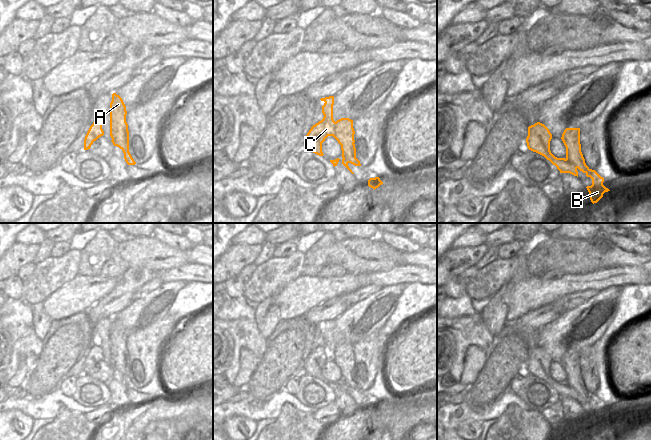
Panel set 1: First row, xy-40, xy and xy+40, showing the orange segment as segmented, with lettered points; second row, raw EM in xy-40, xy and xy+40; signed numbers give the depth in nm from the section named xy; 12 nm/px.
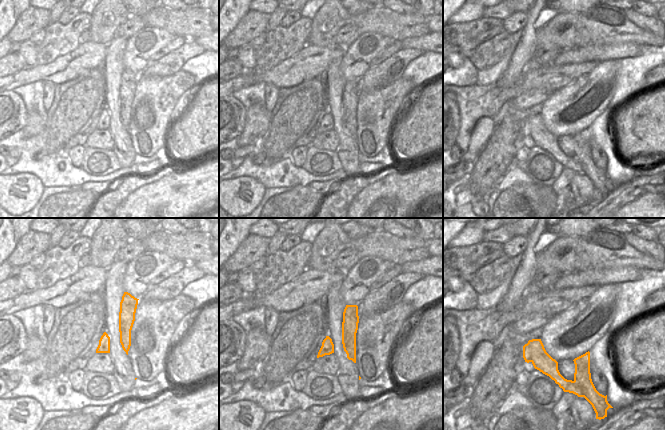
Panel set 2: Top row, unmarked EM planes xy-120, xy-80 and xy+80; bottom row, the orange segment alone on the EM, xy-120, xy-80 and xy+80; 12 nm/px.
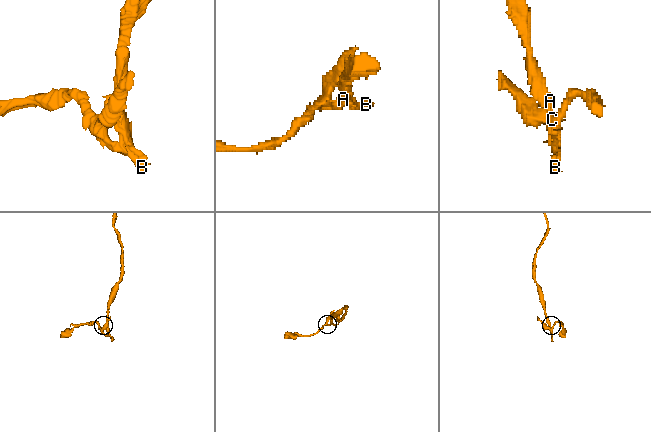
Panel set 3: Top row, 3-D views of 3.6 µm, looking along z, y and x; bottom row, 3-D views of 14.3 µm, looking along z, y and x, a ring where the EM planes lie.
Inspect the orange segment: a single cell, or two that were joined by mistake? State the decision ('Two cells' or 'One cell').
Two cells.

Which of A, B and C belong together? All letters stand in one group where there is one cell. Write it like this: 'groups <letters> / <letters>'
groups A B / C

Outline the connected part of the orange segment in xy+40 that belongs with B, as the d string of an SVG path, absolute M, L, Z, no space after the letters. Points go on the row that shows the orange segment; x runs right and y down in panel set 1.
M566 128L561 139L566 147L566 159L592 179L592 185L586 188L590 194L591 202L597 203L603 197L603 194L610 190L603 185L604 178L585 163L581 152L580 128Z

